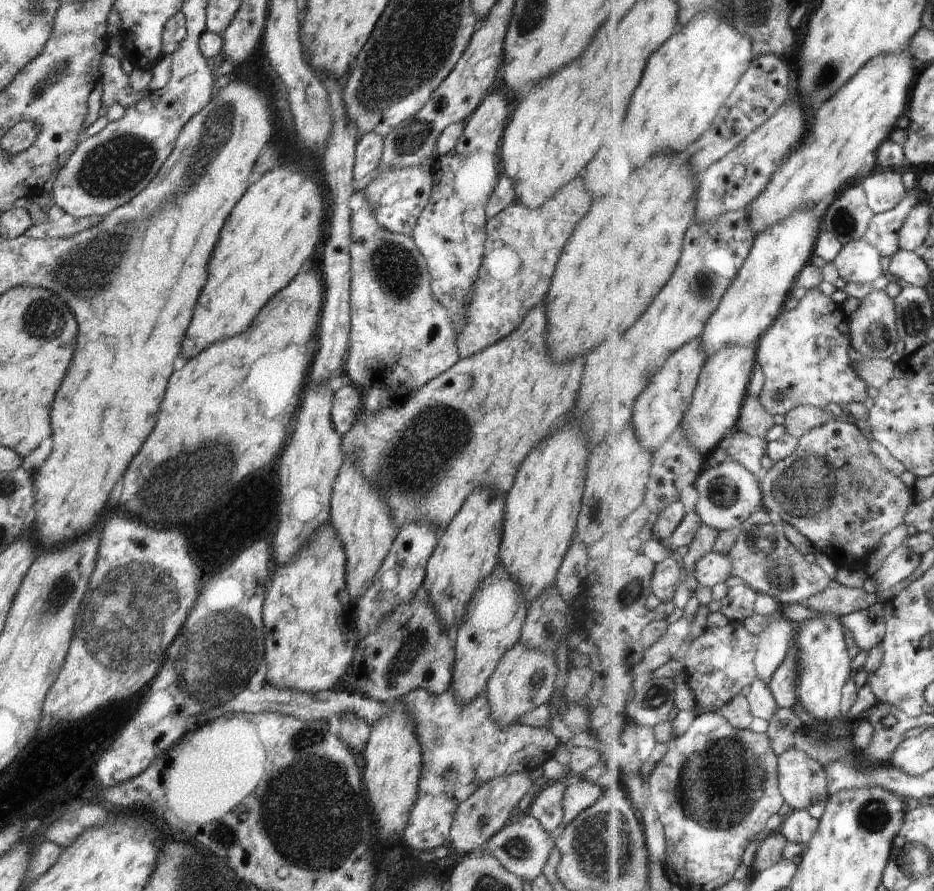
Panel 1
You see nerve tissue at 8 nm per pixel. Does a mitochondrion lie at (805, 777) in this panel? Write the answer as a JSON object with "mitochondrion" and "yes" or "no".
{"mitochondrion":"no"}

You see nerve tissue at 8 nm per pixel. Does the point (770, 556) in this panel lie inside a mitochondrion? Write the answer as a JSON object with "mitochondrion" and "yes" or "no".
{"mitochondrion":"yes"}

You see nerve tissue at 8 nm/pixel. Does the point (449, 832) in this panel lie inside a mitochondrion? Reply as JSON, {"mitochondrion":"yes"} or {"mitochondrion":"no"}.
{"mitochondrion":"no"}

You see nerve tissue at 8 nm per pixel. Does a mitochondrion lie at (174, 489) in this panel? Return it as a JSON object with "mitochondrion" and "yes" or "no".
{"mitochondrion":"yes"}

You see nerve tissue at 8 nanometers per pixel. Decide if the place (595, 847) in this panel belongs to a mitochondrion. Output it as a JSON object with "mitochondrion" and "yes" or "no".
{"mitochondrion":"yes"}

